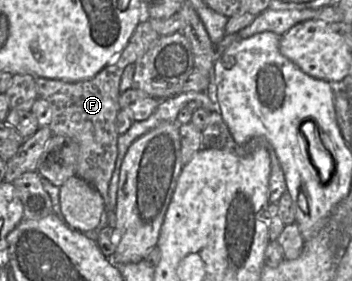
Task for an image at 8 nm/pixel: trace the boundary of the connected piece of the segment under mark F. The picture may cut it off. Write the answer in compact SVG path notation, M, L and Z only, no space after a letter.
M143 18L137 25L126 47L99 73L86 81L66 82L43 77L36 77L38 97L49 103L51 108L50 129L53 135L66 136L75 141L79 146L77 158L76 175L91 184L103 197L106 211L109 200L109 183L115 168L118 152L118 136L116 130L116 117L120 110L119 91L120 80L124 69L129 64L135 64L137 60L153 45L159 38L159 34L152 28L149 19Z

